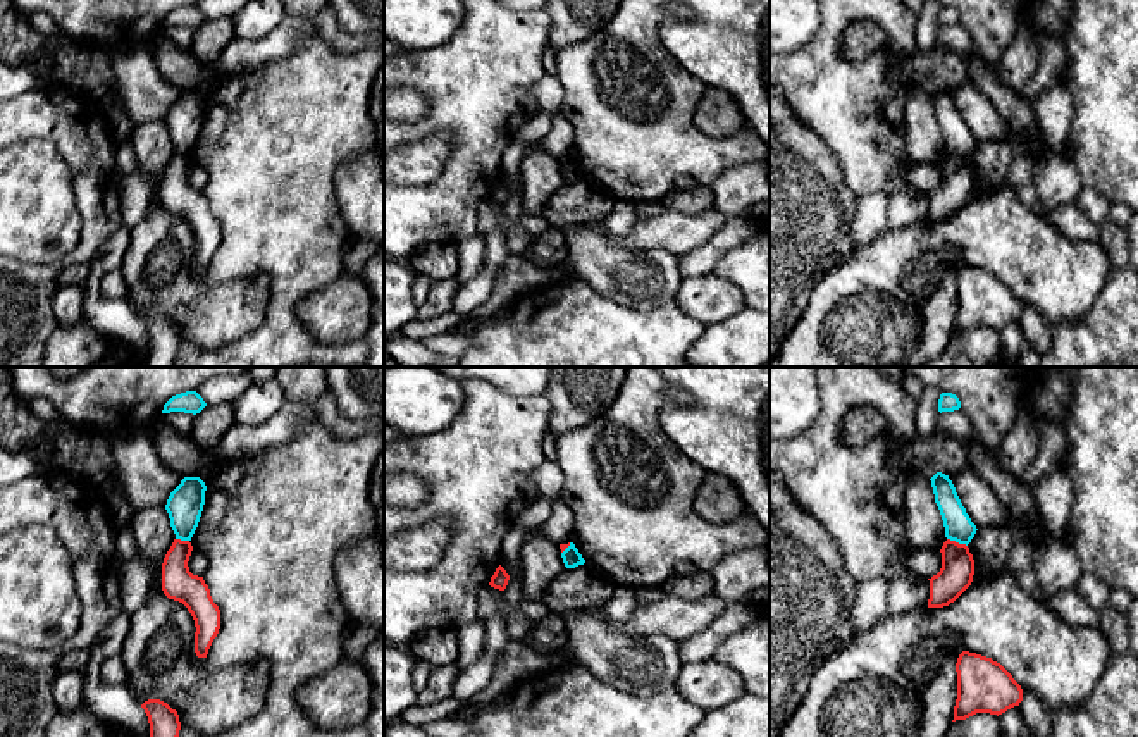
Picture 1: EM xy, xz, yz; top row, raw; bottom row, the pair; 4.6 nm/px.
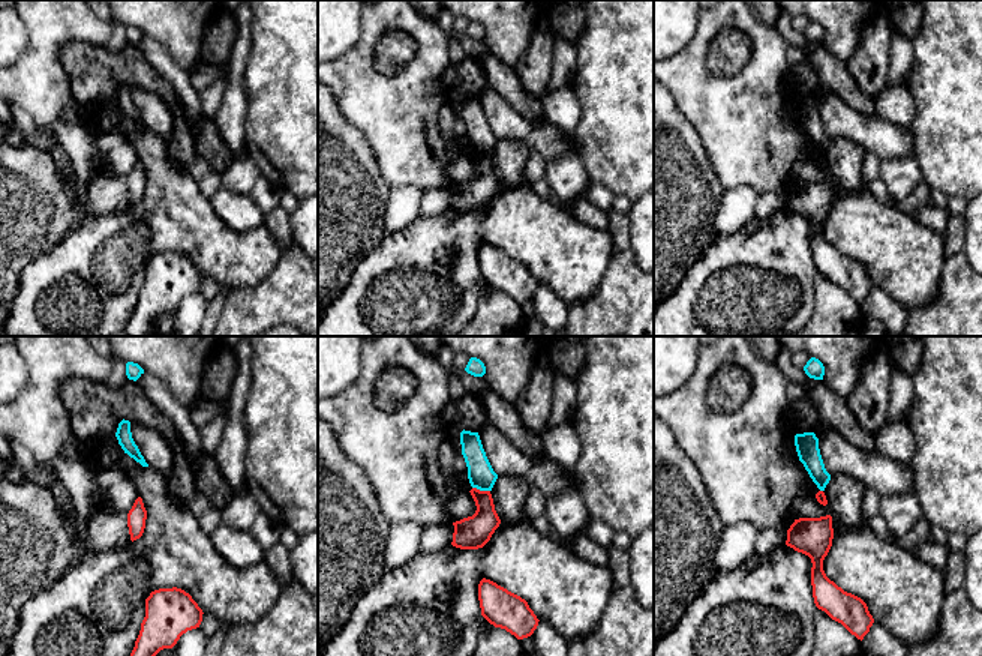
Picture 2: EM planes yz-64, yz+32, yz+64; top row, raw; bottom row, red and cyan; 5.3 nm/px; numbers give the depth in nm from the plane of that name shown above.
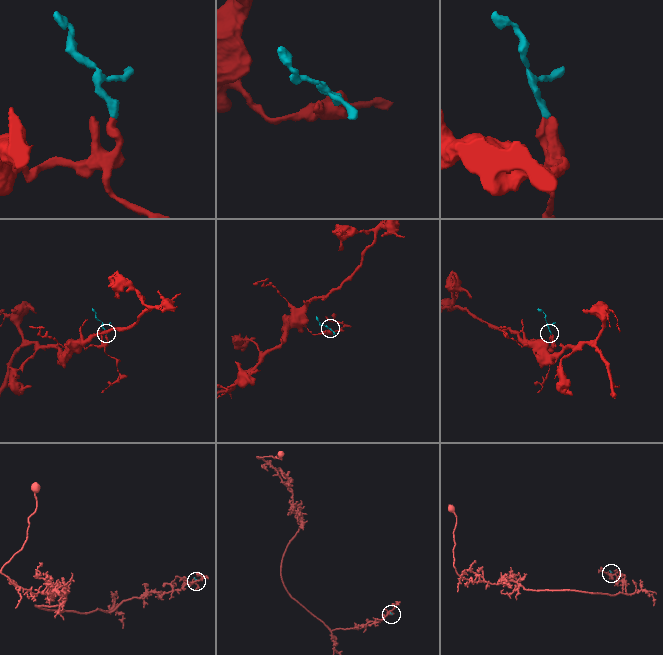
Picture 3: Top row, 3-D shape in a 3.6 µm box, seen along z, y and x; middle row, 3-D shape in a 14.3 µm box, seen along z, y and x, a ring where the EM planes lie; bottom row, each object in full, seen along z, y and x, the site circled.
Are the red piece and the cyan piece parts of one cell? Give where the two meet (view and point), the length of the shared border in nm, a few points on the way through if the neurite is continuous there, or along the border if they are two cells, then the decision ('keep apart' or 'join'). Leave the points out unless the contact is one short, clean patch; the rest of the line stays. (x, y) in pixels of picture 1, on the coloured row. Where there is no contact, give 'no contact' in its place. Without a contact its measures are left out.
yz (958, 543) | 100 nm | along yz (947, 538), (966, 546) | keep apart

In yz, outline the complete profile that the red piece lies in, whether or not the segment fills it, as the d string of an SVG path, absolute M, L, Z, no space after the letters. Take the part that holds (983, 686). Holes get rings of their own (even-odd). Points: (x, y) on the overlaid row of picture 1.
M962 651L956 672L957 699L952 722L966 720L976 713L999 716L1023 701L1021 685L992 658Z

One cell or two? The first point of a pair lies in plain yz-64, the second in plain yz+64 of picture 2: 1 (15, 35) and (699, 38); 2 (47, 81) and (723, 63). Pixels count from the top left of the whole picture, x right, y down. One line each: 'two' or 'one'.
1: two
2: two

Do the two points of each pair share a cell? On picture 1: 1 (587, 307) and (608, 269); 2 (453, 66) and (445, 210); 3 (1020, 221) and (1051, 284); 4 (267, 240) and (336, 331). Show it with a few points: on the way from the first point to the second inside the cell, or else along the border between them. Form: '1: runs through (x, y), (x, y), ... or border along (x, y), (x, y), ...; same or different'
1: border along (577, 278), (601, 295), (634, 309); different
2: runs through (465, 102), (465, 174); same
3: runs through (1020, 236), (1020, 245), (1044, 269); same
4: border along (343, 272), (296, 305), (296, 317), (310, 334); different

